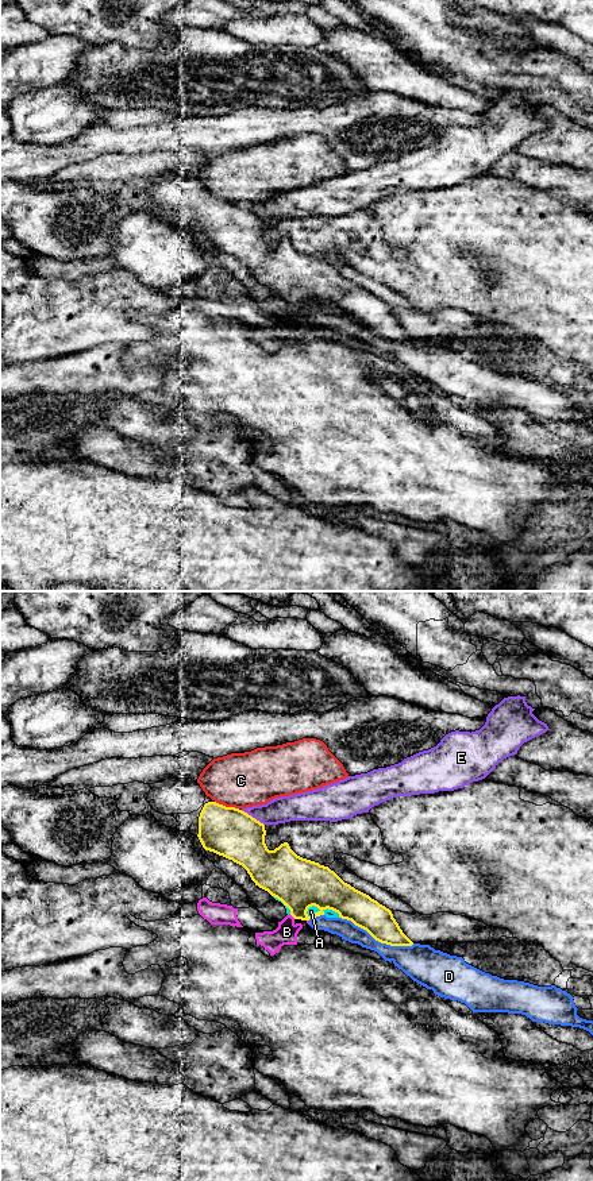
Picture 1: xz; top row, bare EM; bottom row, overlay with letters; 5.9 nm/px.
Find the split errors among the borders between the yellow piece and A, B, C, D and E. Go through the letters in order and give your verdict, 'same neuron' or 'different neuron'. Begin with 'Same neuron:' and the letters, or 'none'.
Same neuron: none
A: different neuron
B: different neuron
C: different neuron
D: different neuron
E: different neuron

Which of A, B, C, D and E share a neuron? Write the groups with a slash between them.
A D / B / C / E

